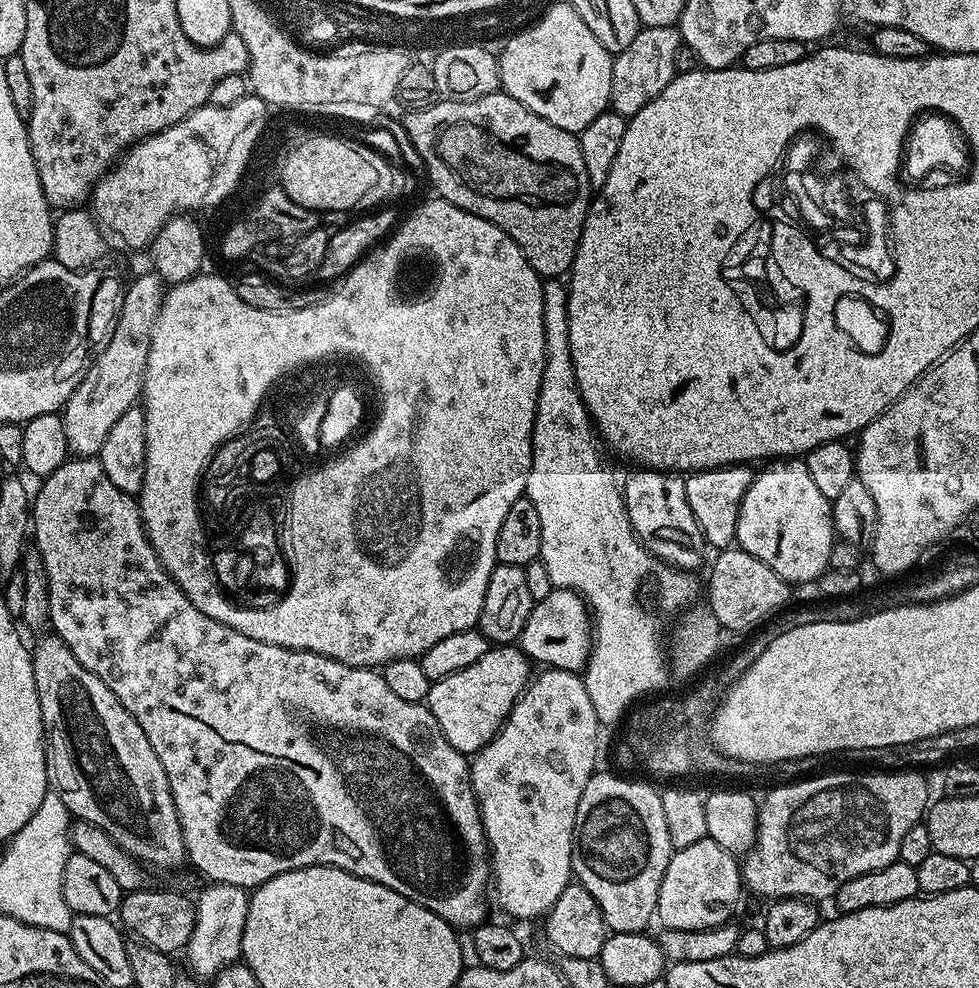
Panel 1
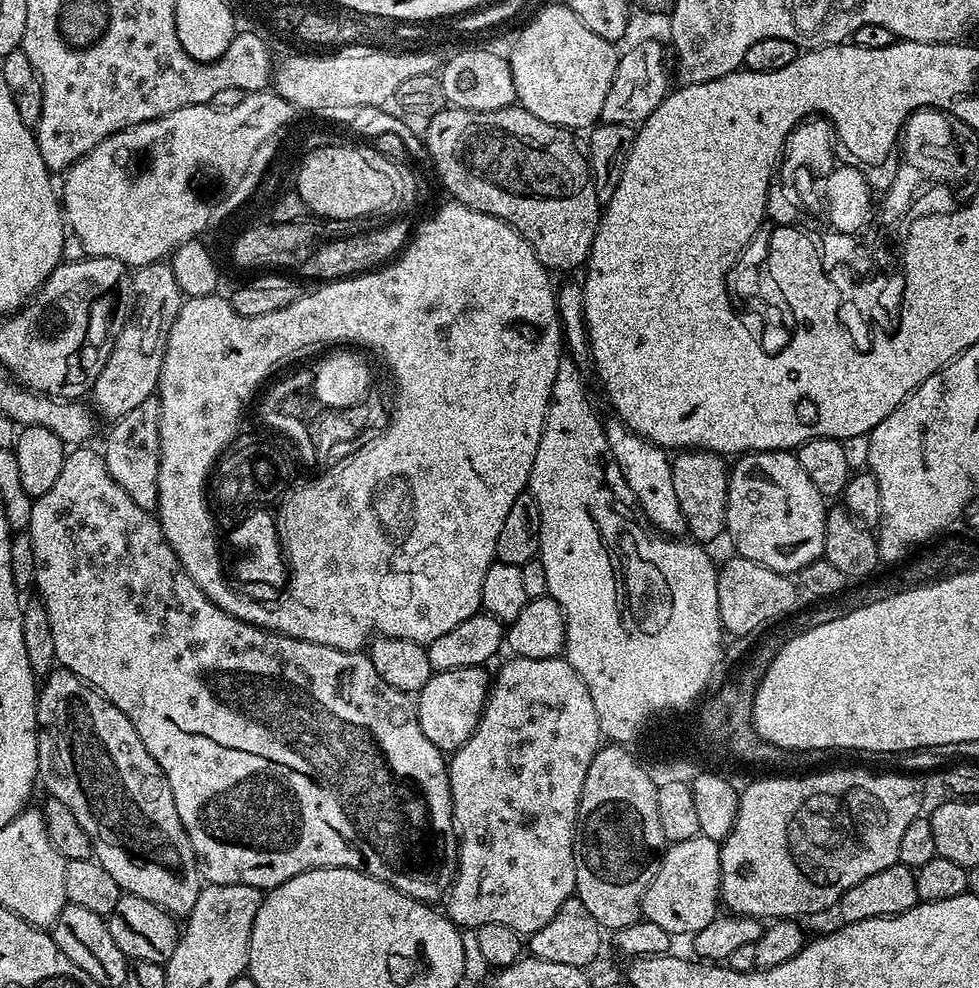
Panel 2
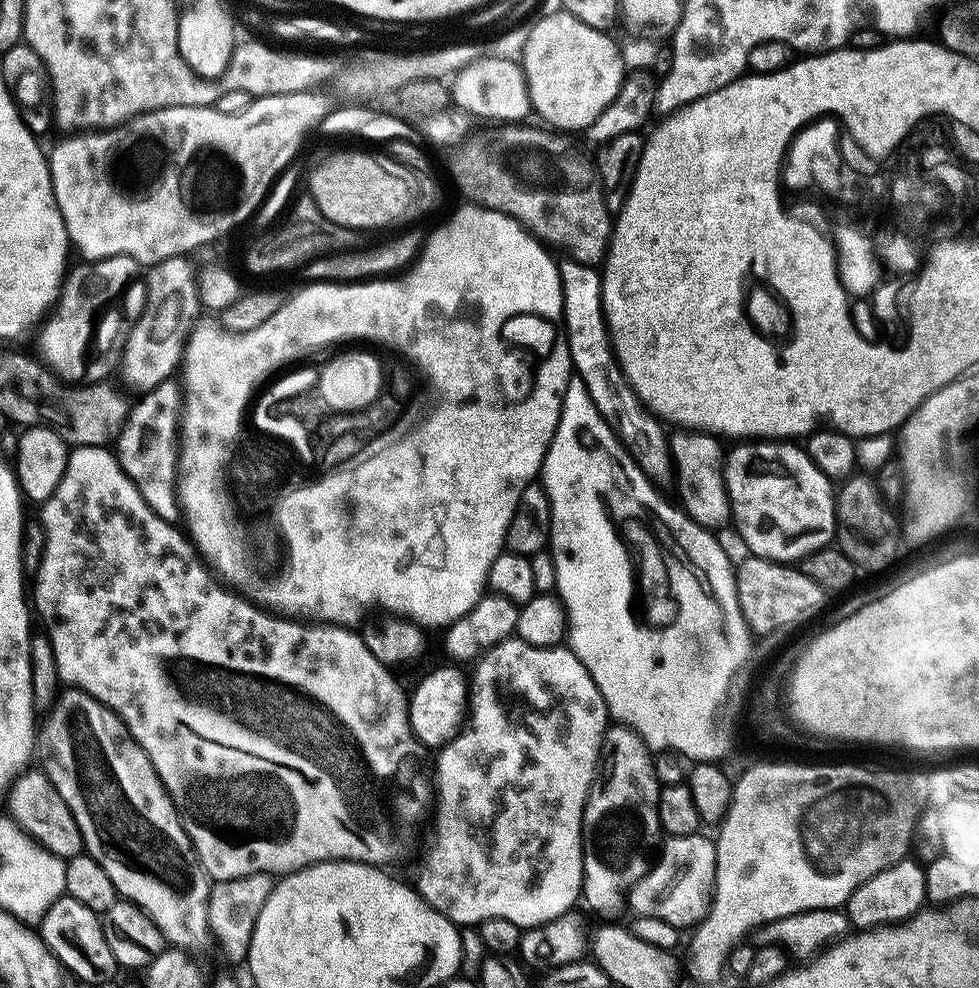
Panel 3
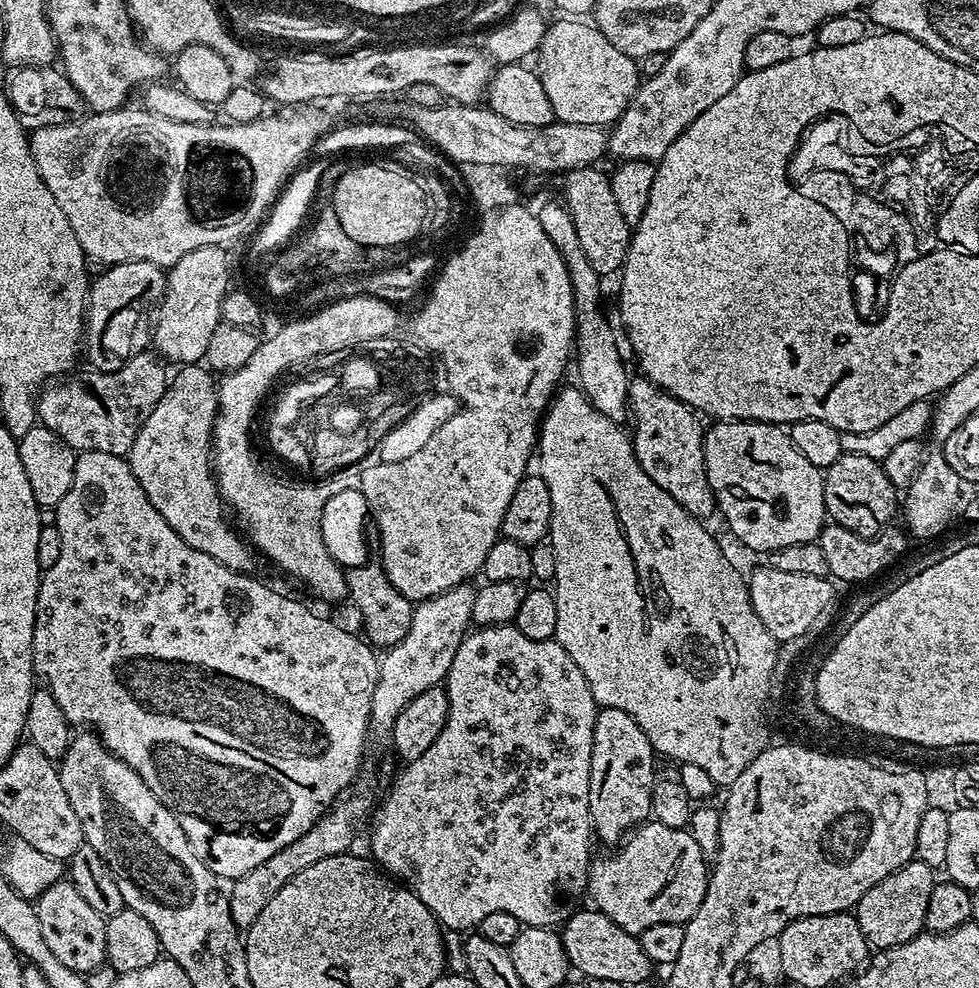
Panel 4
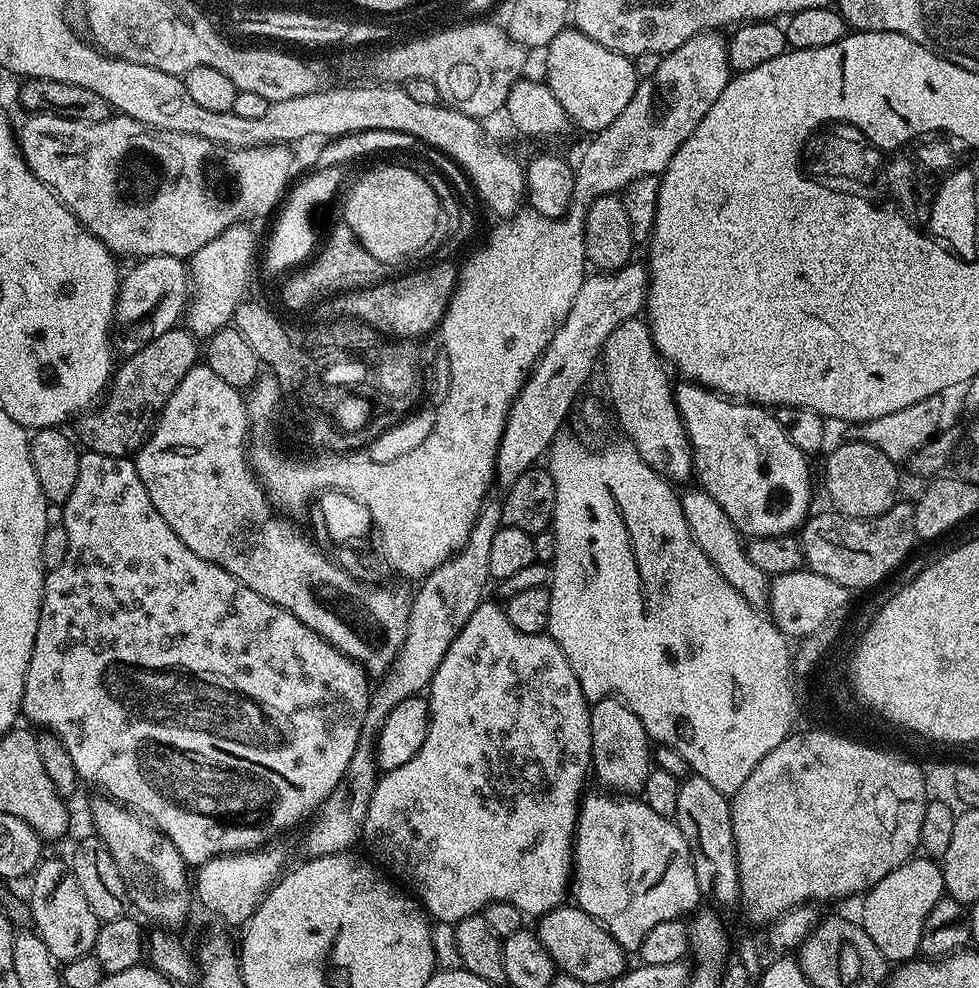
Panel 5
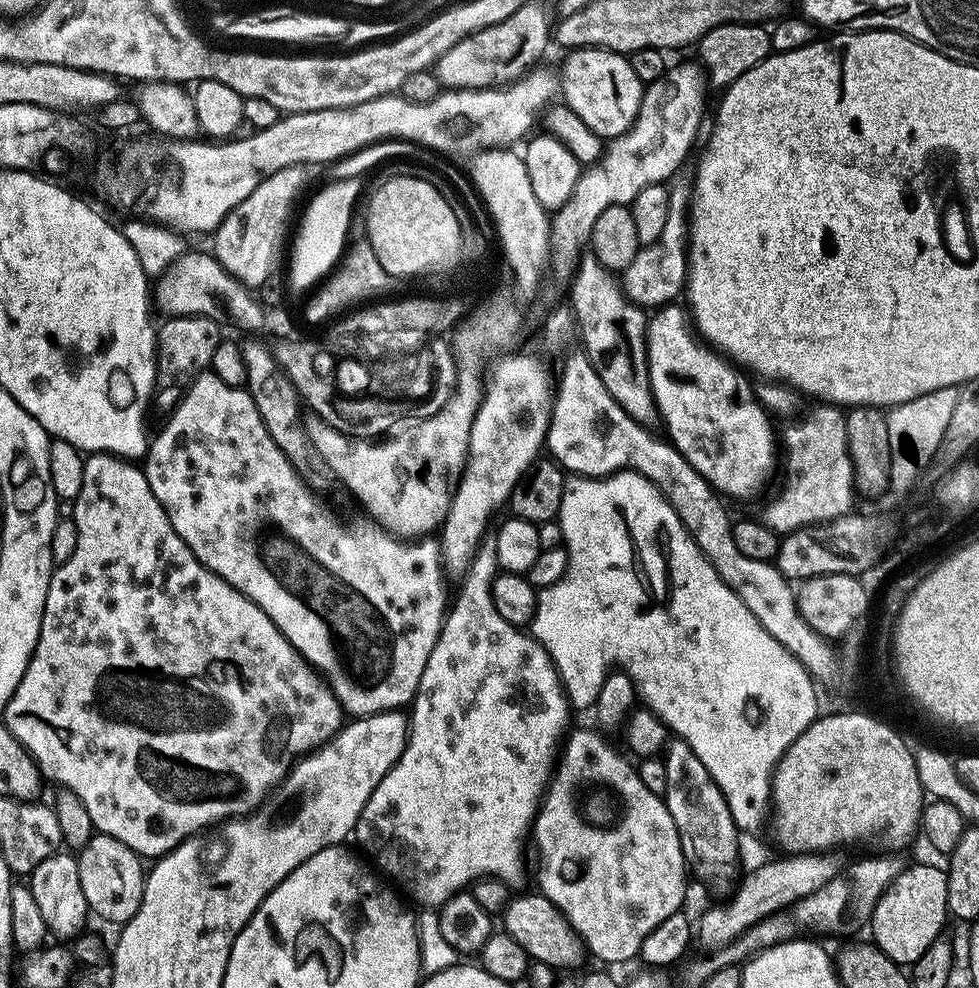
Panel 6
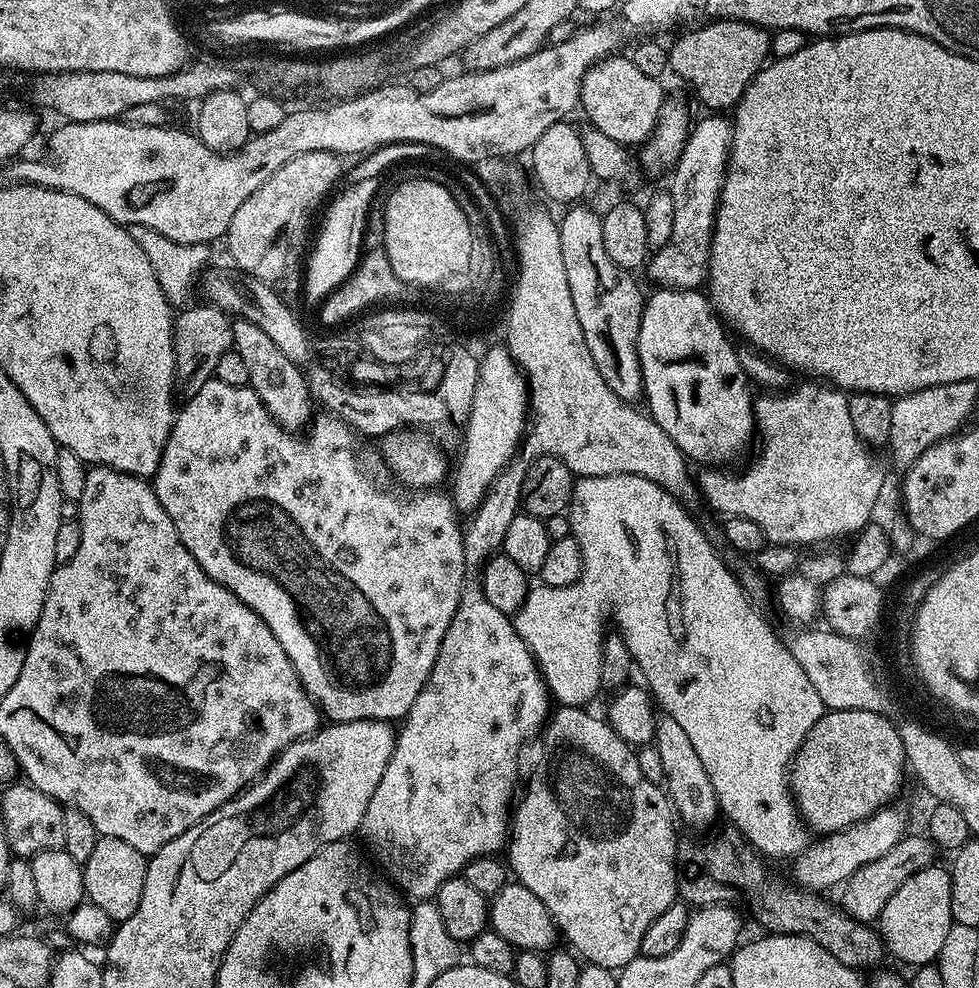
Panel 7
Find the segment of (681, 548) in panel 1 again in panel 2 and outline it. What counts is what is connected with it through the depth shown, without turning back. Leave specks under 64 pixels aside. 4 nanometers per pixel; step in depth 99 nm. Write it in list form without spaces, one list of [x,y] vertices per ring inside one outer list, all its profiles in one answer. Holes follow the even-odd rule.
[[[612,414],[609,420],[603,421],[606,442],[612,451],[612,457],[618,462],[630,490],[634,490],[634,498],[647,516],[652,527],[673,537],[679,537],[685,531],[682,506],[678,506],[678,494],[674,494],[674,478],[672,477],[672,462],[669,453],[651,444],[645,436],[628,429],[620,417]]]

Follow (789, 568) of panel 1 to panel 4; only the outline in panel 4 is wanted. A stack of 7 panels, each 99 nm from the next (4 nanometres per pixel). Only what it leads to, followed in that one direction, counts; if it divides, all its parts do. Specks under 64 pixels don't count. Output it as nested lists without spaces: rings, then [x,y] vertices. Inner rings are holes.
[[[717,420],[704,433],[704,461],[706,462],[706,478],[710,482],[710,490],[716,499],[719,515],[724,515],[728,528],[748,548],[756,552],[767,554],[778,550],[782,546],[798,546],[819,541],[820,532],[826,525],[824,511],[824,472],[819,467],[812,465],[799,450],[795,448],[789,433],[779,424],[763,424],[757,420]]]

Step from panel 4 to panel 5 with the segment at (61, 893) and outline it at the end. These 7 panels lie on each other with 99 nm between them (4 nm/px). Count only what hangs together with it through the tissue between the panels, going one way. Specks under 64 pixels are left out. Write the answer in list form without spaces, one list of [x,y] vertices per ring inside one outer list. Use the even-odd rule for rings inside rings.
[[[41,859],[30,877],[30,883],[31,923],[36,935],[46,942],[46,950],[50,950],[53,960],[65,966],[89,955],[96,947],[102,921],[96,917],[94,910],[90,910],[78,887],[78,878],[72,876],[69,865],[65,861],[63,864],[60,860]]]

